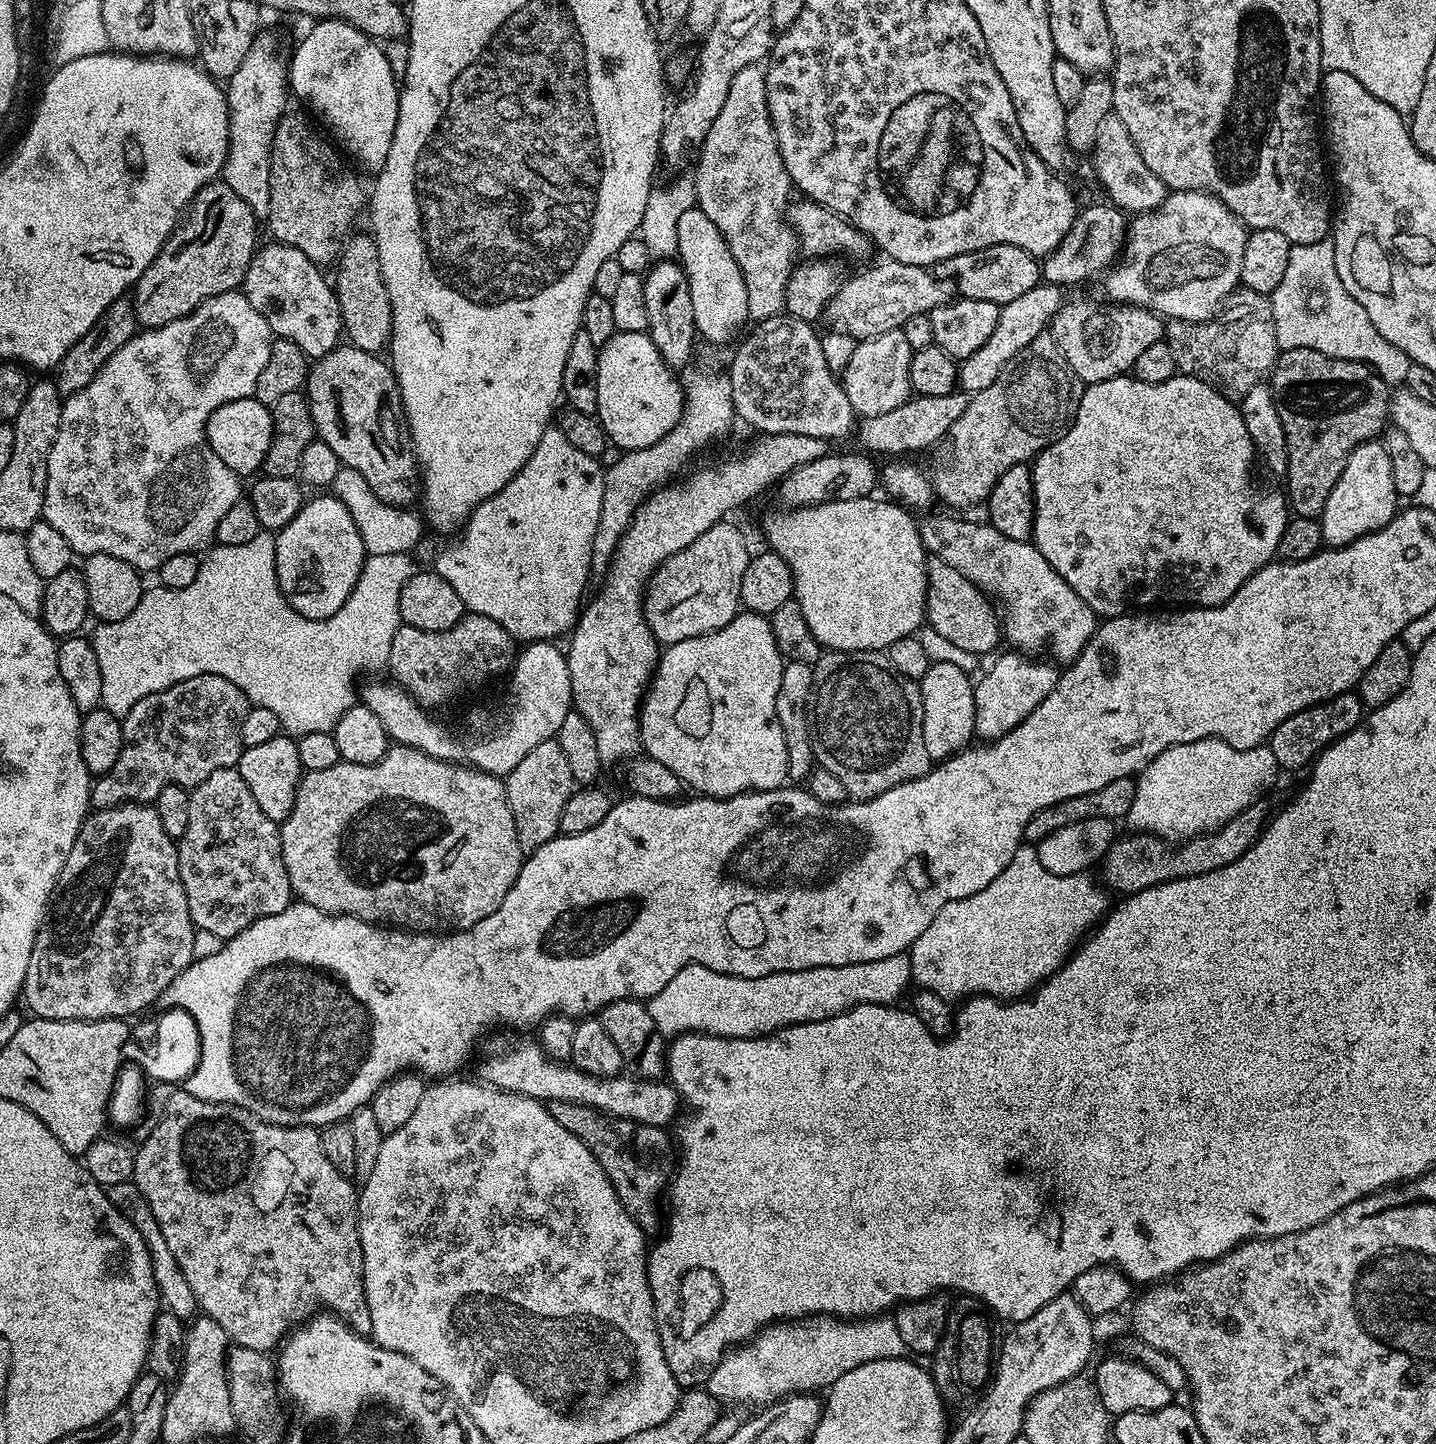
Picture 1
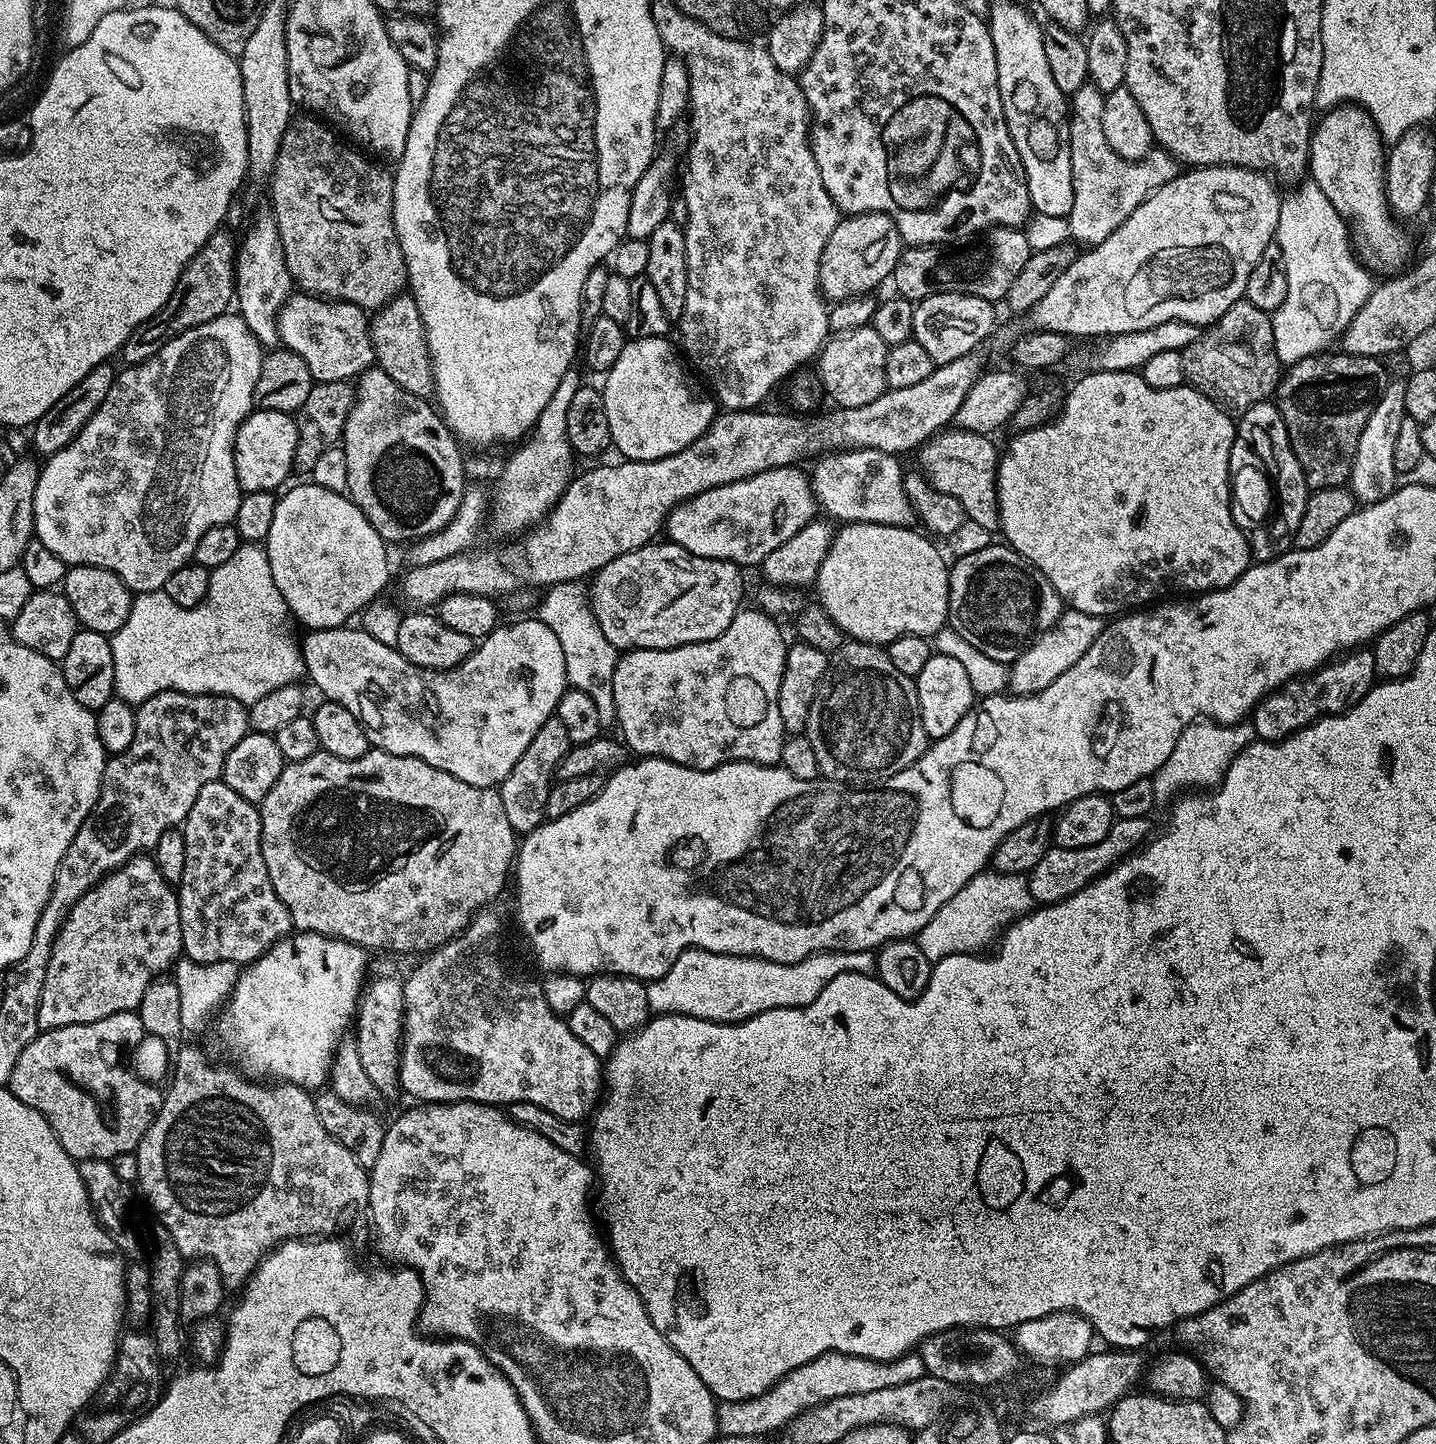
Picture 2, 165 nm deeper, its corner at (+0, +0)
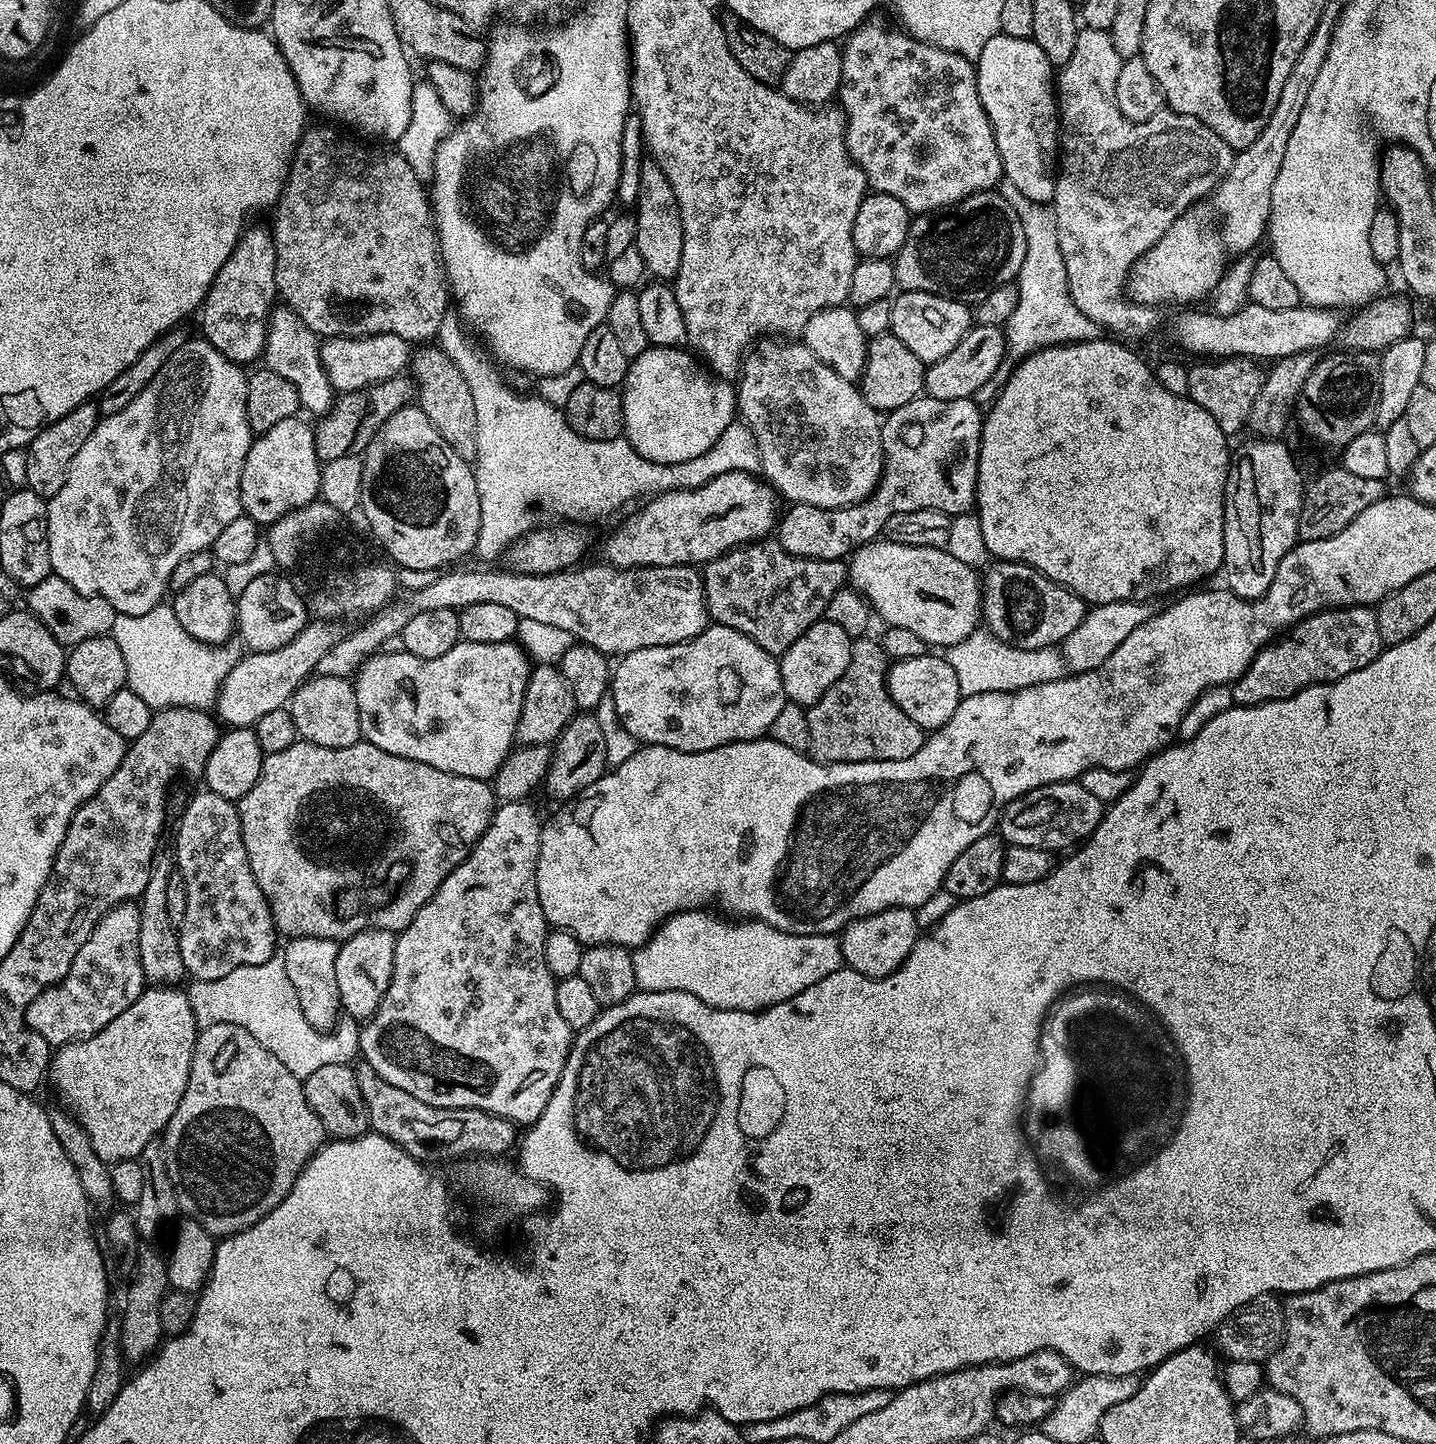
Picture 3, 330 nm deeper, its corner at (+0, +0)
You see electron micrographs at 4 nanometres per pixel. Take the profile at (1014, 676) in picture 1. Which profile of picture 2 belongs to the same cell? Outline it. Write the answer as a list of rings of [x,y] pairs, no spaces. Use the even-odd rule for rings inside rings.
[[[1073,608],[1061,612],[1058,622],[1054,622],[1050,630],[1039,633],[1028,649],[1012,661],[1007,687],[1018,696],[1029,696],[1038,690],[1046,690],[1054,678],[1062,678],[1062,674],[1066,674],[1066,670],[1070,670],[1070,666],[1074,666],[1074,662],[1078,662],[1086,650],[1090,650],[1094,638],[1102,634],[1104,625],[1105,621],[1094,614],[1082,614]]]

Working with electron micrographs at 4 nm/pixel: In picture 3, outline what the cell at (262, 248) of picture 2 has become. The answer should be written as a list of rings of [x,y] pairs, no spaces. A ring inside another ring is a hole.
[[[287,306],[273,307],[268,315],[268,329],[266,330],[266,342],[264,343],[263,367],[274,370],[274,374],[286,378],[294,390],[298,390],[300,407],[306,413],[313,412],[313,417],[319,418],[332,408],[334,389],[330,378],[326,378],[326,370],[322,366],[320,357],[321,341],[316,333],[294,314]]]

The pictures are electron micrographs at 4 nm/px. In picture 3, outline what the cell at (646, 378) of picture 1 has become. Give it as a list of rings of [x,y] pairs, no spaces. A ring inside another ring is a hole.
[[[655,346],[631,357],[622,385],[622,410],[623,435],[630,446],[659,464],[681,464],[706,454],[738,416],[736,389],[725,377],[709,374],[691,351]]]

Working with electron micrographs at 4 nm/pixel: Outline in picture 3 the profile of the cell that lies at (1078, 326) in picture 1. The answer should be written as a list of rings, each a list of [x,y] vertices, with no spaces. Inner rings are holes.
[[[976,324],[946,354],[946,358],[938,358],[938,362],[927,365],[924,370],[924,392],[934,398],[943,400],[957,400],[958,398],[972,398],[977,394],[983,384],[992,380],[992,375],[1000,368],[1000,363],[1005,363],[1004,354],[1004,329],[995,328],[985,324]]]

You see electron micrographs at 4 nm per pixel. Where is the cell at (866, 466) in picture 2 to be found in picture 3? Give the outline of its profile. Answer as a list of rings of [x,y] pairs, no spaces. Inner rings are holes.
[[[764,338],[753,344],[742,361],[735,389],[738,416],[754,434],[763,479],[783,499],[785,496],[792,504],[819,508],[845,508],[862,502],[876,489],[884,469],[881,417],[869,406],[853,381],[834,374],[834,370],[804,343]]]

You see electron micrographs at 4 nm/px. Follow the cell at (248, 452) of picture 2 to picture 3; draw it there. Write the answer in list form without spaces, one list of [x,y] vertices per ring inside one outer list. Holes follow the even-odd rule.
[[[299,415],[277,422],[270,430],[253,439],[242,466],[240,506],[243,515],[254,518],[261,526],[269,526],[296,508],[315,501],[320,494],[322,461],[314,450],[314,428]]]

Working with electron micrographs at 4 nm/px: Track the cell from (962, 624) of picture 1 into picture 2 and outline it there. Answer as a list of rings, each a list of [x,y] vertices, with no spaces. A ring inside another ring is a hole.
[[[993,542],[986,550],[955,557],[948,570],[948,624],[970,646],[989,658],[1011,665],[1038,633],[1058,622],[1066,605],[1046,574],[1022,558],[1004,542]]]

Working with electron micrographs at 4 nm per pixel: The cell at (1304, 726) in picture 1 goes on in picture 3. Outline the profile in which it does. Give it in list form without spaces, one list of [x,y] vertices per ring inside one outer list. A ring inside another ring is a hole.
[[[1355,604],[1349,608],[1328,608],[1324,612],[1316,612],[1293,624],[1287,635],[1266,645],[1256,655],[1252,665],[1231,685],[1232,703],[1249,708],[1255,704],[1285,700],[1311,684],[1328,684],[1331,680],[1346,678],[1346,674],[1370,666],[1370,662],[1374,662],[1374,658],[1378,658],[1385,647],[1382,634],[1378,630],[1375,607]]]

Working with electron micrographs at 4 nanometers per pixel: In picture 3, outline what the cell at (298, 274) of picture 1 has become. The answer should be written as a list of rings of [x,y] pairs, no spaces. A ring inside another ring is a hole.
[[[394,334],[334,336],[321,343],[320,357],[333,389],[337,393],[353,392],[401,375],[410,364],[410,344]]]

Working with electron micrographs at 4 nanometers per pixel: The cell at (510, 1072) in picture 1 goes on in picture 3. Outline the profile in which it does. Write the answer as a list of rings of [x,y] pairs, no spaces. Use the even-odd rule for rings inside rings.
[[[509,800],[501,803],[492,813],[492,821],[487,830],[478,838],[478,842],[470,850],[470,854],[455,868],[438,886],[438,890],[414,914],[410,926],[406,926],[396,937],[394,946],[394,974],[390,978],[390,986],[380,1000],[378,1010],[366,1021],[360,1030],[359,1055],[363,1063],[368,1064],[390,1086],[398,1086],[398,1090],[406,1090],[406,1094],[414,1094],[414,1098],[422,1098],[422,1102],[430,1102],[430,1106],[439,1108],[473,1108],[486,1110],[495,1116],[511,1120],[517,1126],[530,1126],[546,1110],[546,1102],[558,1086],[558,1078],[562,1078],[562,1070],[566,1066],[568,1051],[572,1049],[574,1029],[566,1026],[562,1013],[558,1010],[558,1001],[554,999],[556,977],[550,974],[546,966],[544,939],[548,937],[550,925],[542,914],[542,902],[538,902],[538,882],[536,881],[536,863],[540,849],[540,829],[542,816],[531,808],[531,803],[522,800]]]

